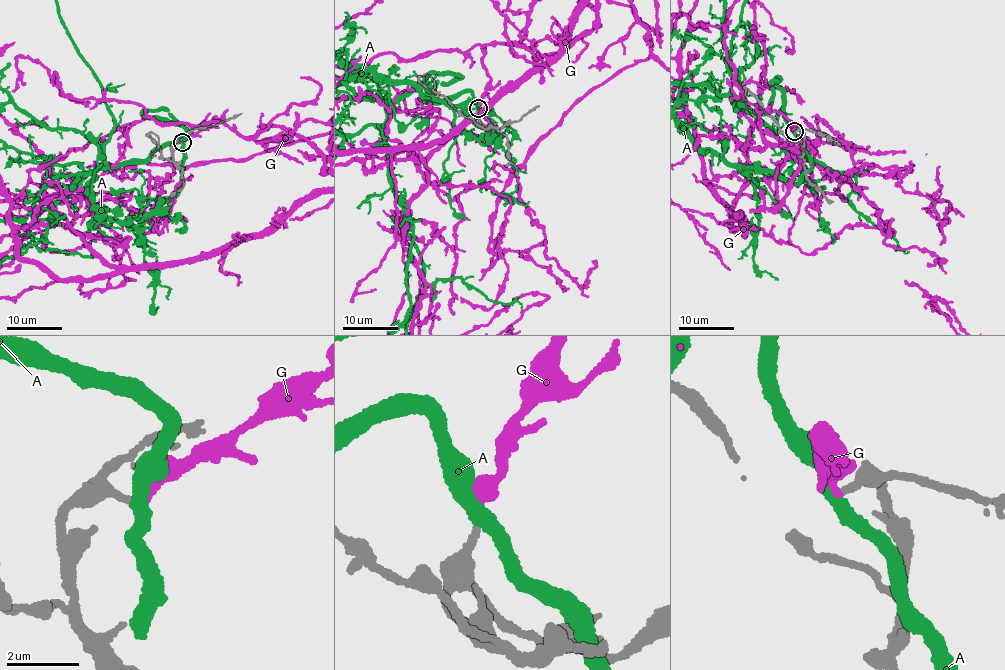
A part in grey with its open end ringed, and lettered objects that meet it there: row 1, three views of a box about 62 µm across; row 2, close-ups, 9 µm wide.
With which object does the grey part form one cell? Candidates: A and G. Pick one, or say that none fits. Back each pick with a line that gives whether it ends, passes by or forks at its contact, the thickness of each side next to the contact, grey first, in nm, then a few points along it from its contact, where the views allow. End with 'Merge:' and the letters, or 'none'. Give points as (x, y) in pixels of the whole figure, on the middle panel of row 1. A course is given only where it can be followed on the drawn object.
G: it ends | 180/240 nm
Merge: G

